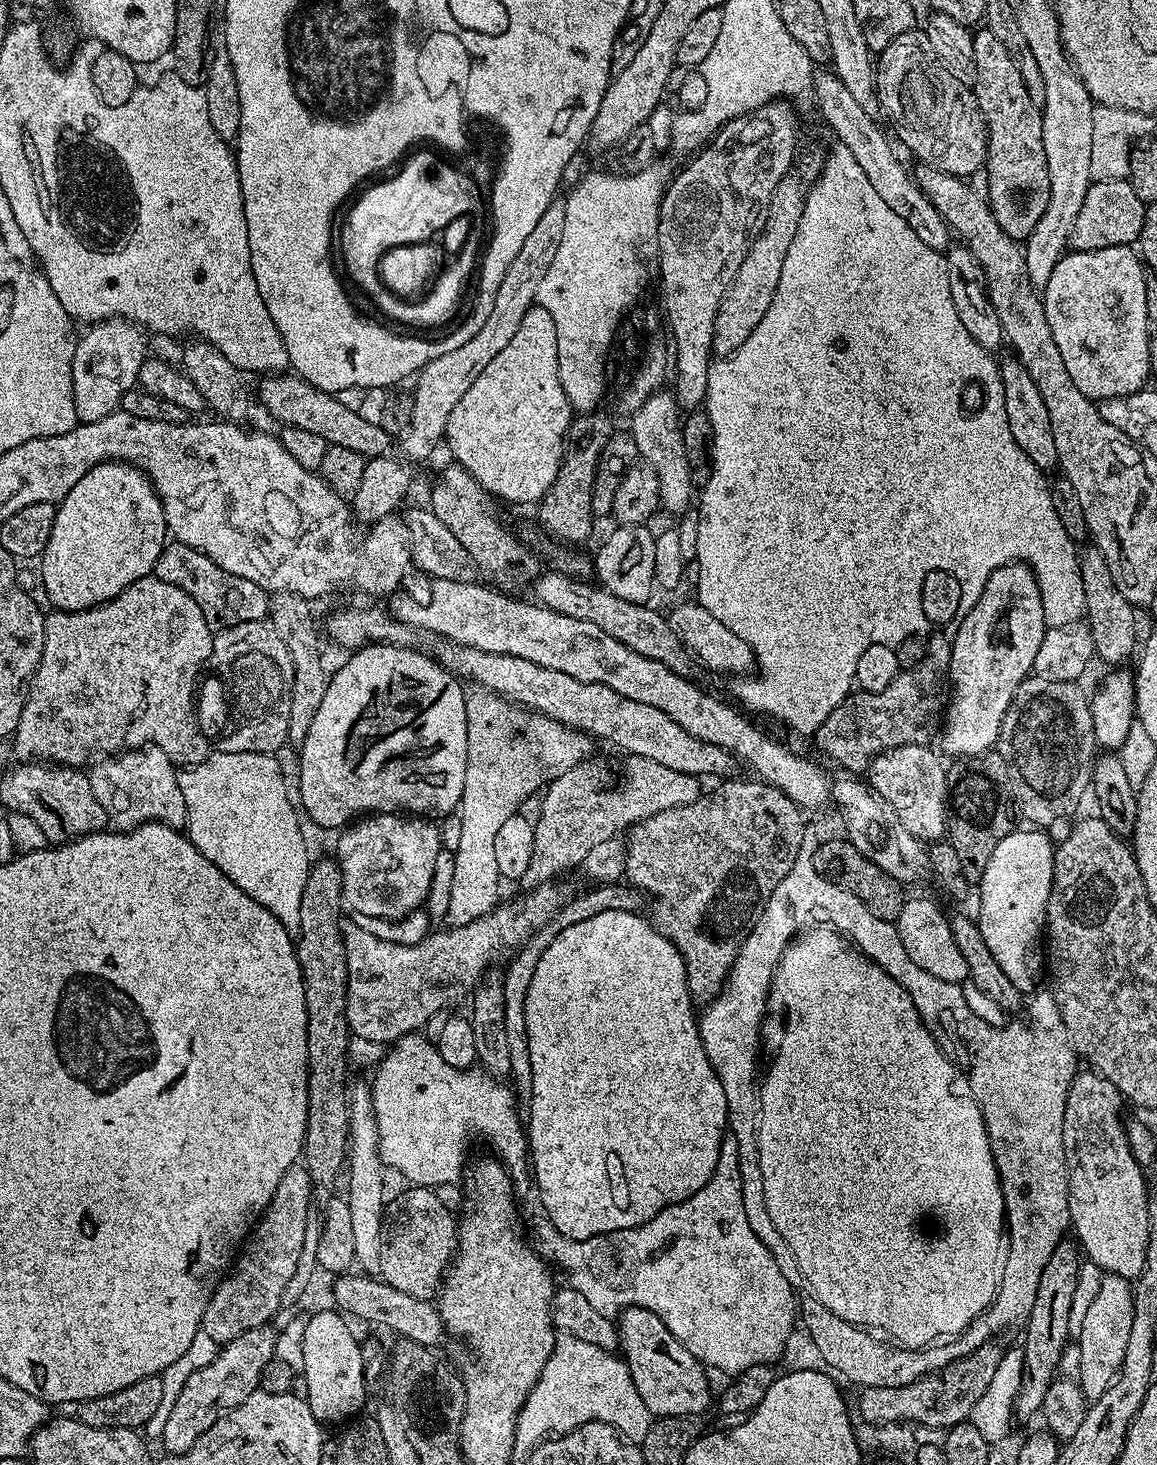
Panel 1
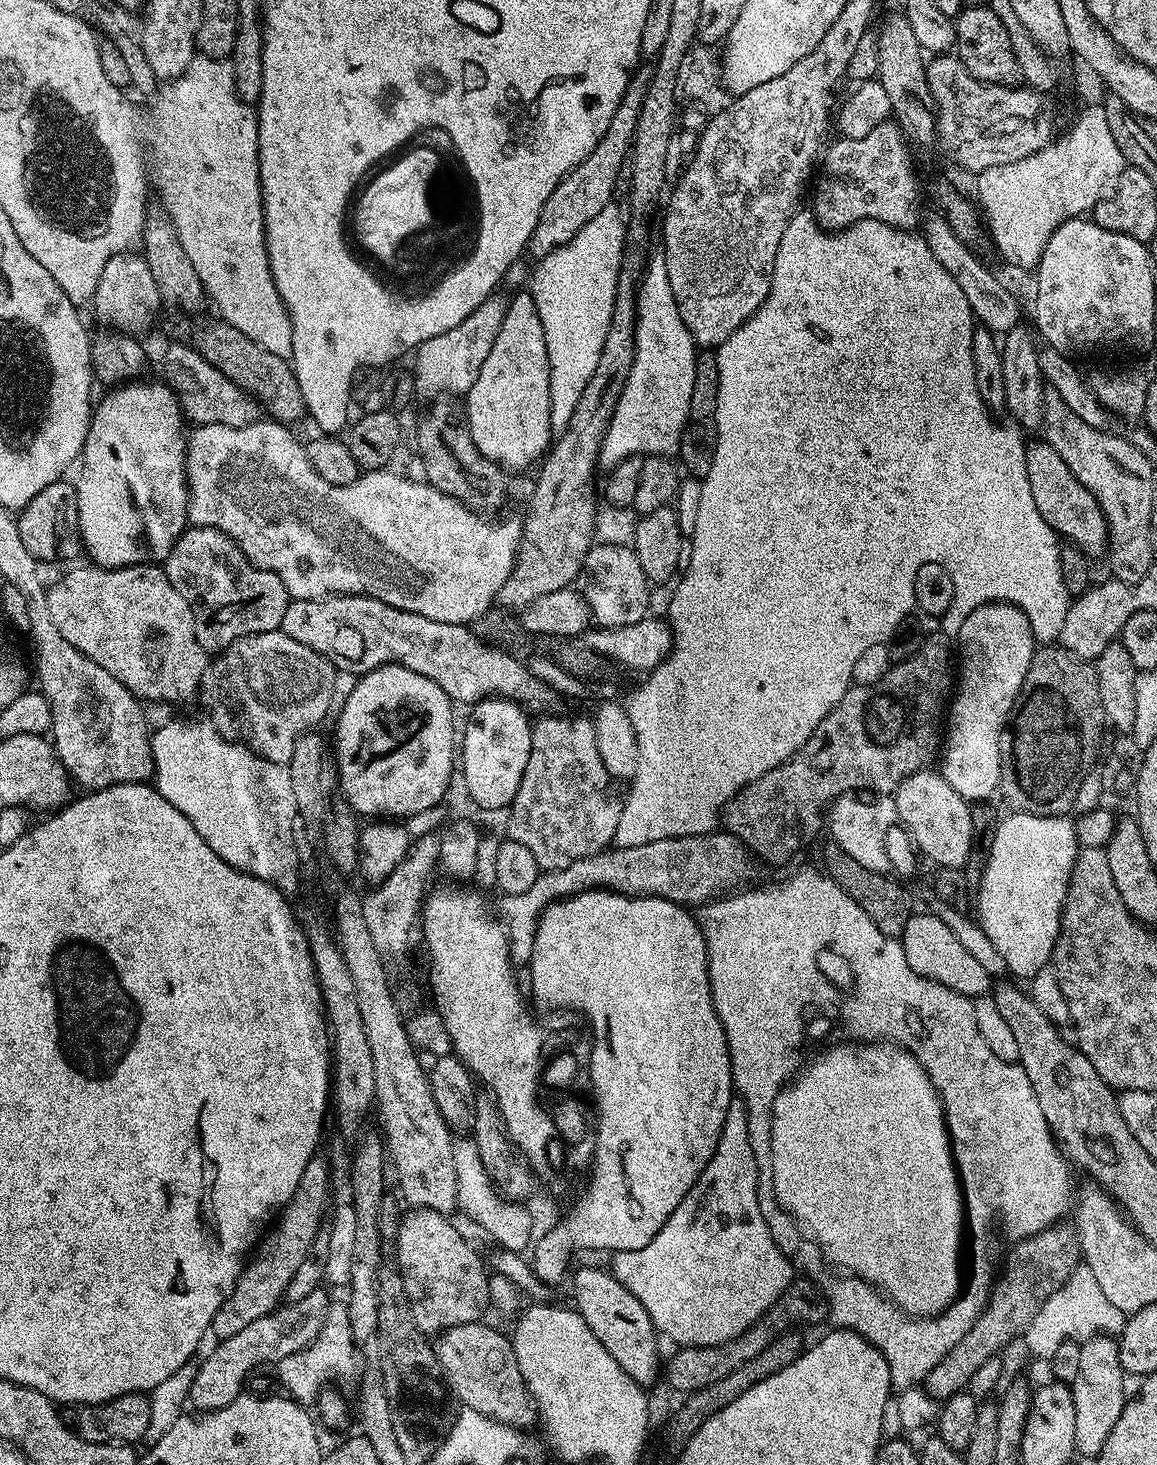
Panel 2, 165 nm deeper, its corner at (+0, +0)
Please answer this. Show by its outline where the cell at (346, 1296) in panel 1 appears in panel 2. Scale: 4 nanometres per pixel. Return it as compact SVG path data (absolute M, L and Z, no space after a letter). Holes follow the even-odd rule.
M477 1322L468 1325L456 1325L439 1333L435 1337L434 1347L436 1360L440 1364L442 1379L451 1395L461 1401L463 1407L478 1410L491 1420L497 1420L508 1425L509 1428L527 1430L531 1424L537 1423L536 1406L532 1402L532 1395L528 1392L526 1382L522 1378L522 1370L518 1370L518 1358L514 1358L511 1339L504 1336L496 1328L491 1328L487 1322Z

